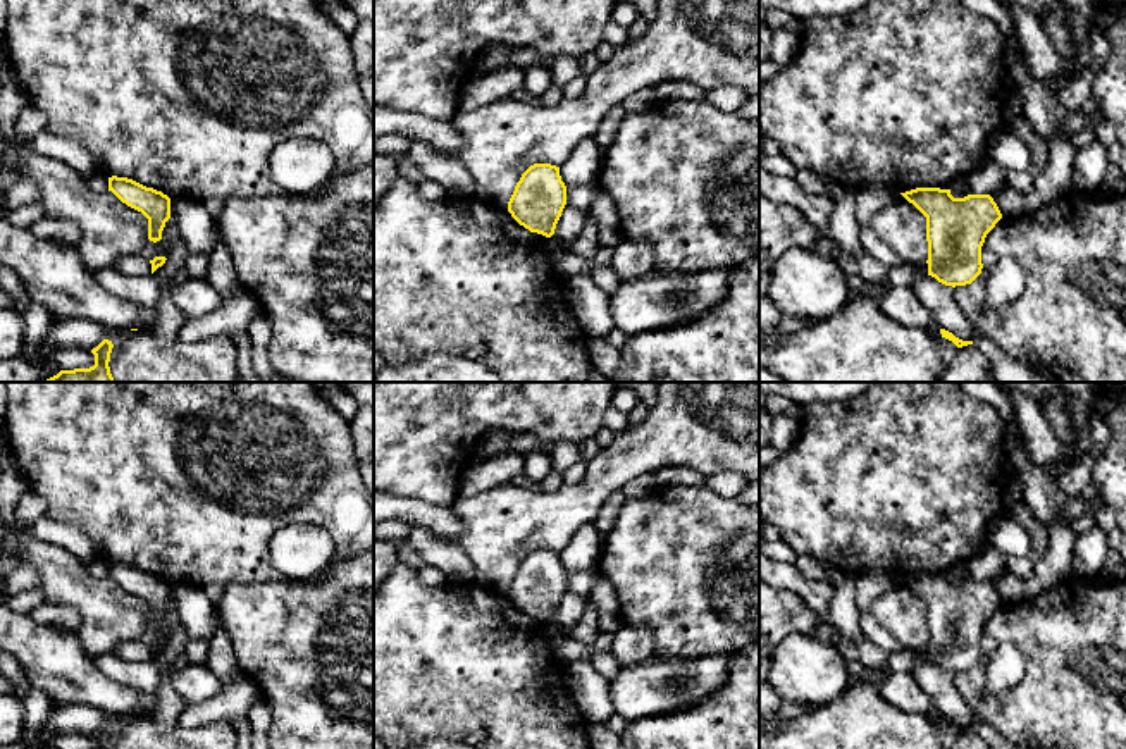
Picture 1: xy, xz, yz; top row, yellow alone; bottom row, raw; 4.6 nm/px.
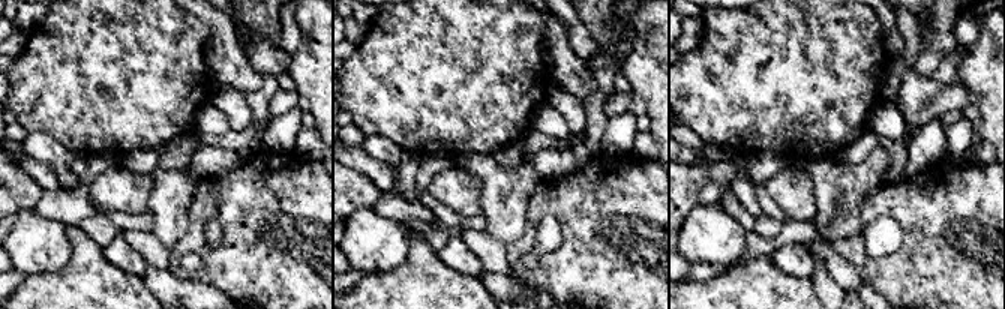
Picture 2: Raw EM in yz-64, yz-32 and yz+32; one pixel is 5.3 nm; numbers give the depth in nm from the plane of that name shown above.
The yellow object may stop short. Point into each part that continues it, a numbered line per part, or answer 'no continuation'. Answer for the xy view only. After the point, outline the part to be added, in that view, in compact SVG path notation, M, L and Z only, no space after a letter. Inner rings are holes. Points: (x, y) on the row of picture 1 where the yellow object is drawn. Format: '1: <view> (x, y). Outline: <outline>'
no continuation

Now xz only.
no continuation

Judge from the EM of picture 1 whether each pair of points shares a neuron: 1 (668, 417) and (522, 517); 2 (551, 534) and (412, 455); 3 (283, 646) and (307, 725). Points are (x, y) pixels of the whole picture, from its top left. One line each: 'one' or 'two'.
1: one
2: two
3: one

